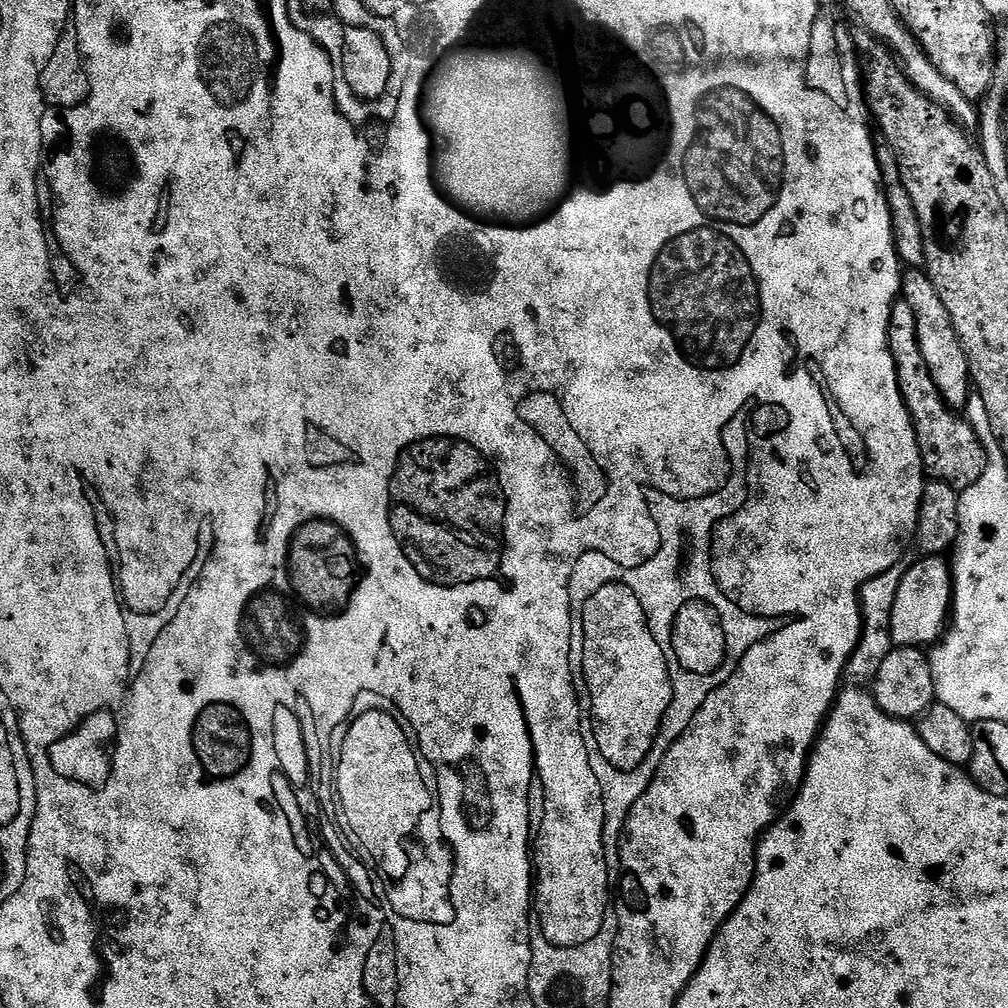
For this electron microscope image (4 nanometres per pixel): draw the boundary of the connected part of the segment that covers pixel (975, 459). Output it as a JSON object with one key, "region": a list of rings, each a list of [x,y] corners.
{"region":[[[902,298],[897,299],[890,310],[888,345],[898,374],[900,393],[912,419],[912,429],[916,435],[925,473],[933,480],[946,482],[957,493],[964,492],[974,486],[978,478],[982,478],[988,455],[984,443],[968,425],[967,419],[959,411],[949,408],[938,386],[934,386],[934,378],[930,378],[926,358],[922,358],[922,350],[918,346],[918,326],[914,310],[910,310],[910,304]]]}

